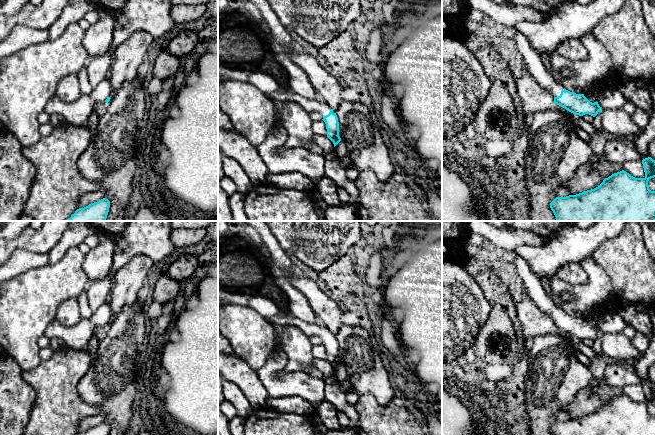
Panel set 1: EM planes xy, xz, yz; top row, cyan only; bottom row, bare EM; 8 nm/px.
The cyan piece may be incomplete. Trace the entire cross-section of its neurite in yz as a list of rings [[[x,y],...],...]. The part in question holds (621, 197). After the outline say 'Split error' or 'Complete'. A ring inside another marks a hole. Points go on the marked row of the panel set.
[[[651,157],[642,160],[645,177],[635,178],[626,171],[614,173],[596,188],[576,195],[556,197],[551,203],[557,221],[655,221],[655,191],[651,191],[648,181],[655,177],[655,160]]]. Complete

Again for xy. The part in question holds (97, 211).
[[[103,198],[84,208],[79,208],[66,221],[106,221],[110,201]]]. Complete

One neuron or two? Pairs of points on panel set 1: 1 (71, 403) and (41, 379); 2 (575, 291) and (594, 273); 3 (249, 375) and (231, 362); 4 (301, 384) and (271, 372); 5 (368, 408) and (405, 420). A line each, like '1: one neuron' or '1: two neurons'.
1: one neuron
2: one neuron
3: one neuron
4: one neuron
5: one neuron

